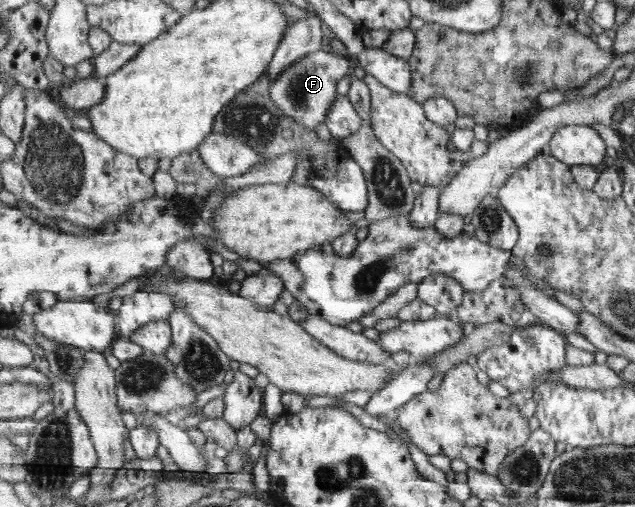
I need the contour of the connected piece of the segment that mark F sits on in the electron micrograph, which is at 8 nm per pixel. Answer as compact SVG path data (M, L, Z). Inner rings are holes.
M324 48L284 70L284 74L270 85L270 98L287 116L314 130L317 124L326 124L327 115L337 100L337 84L351 72L353 65L354 59L348 55Z

